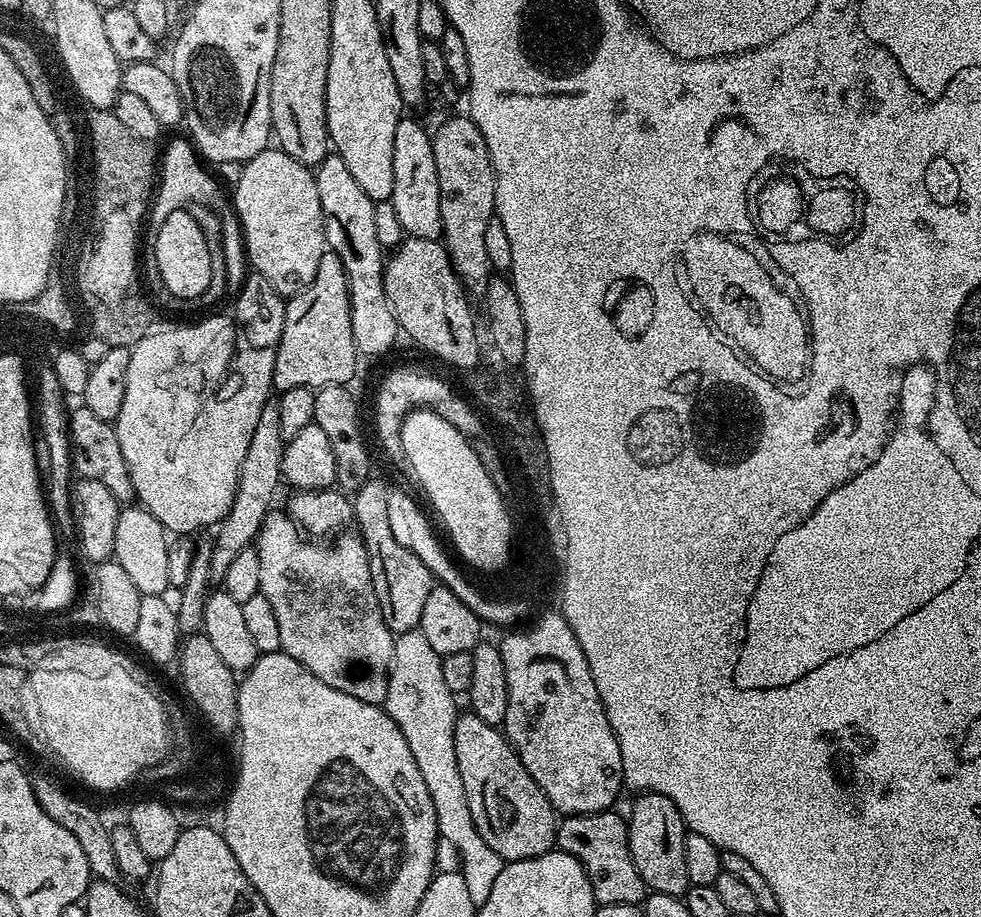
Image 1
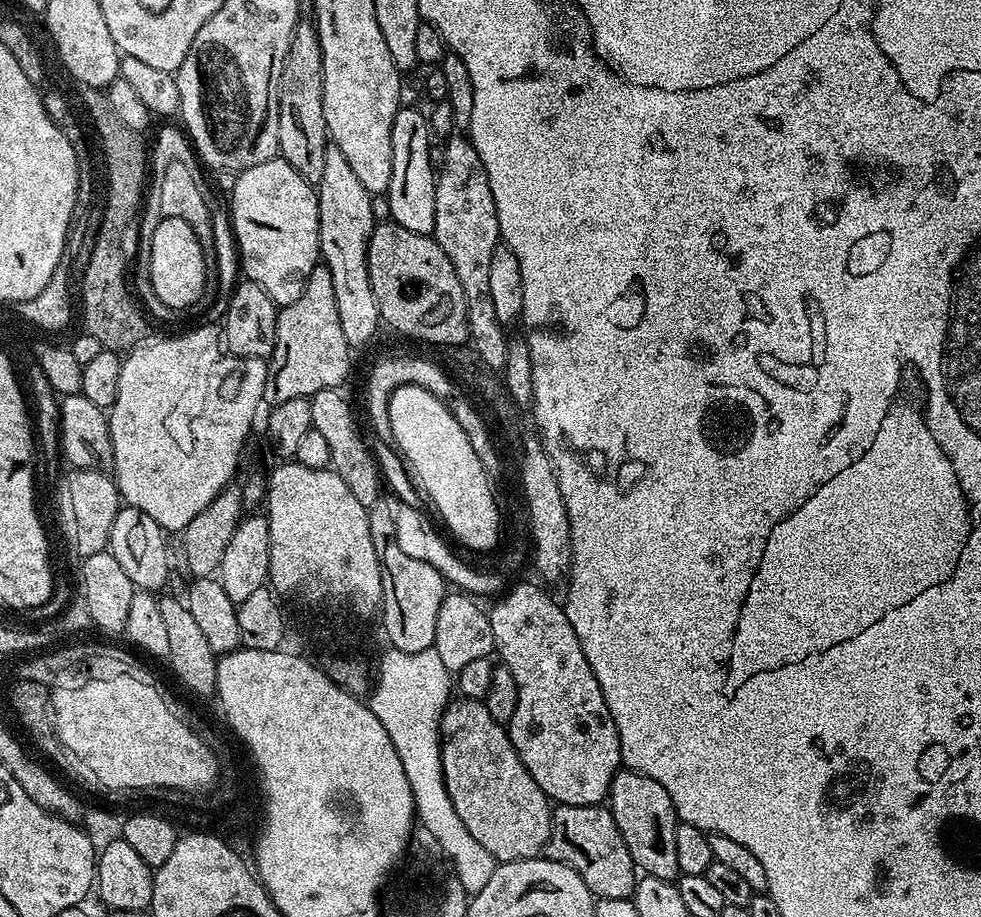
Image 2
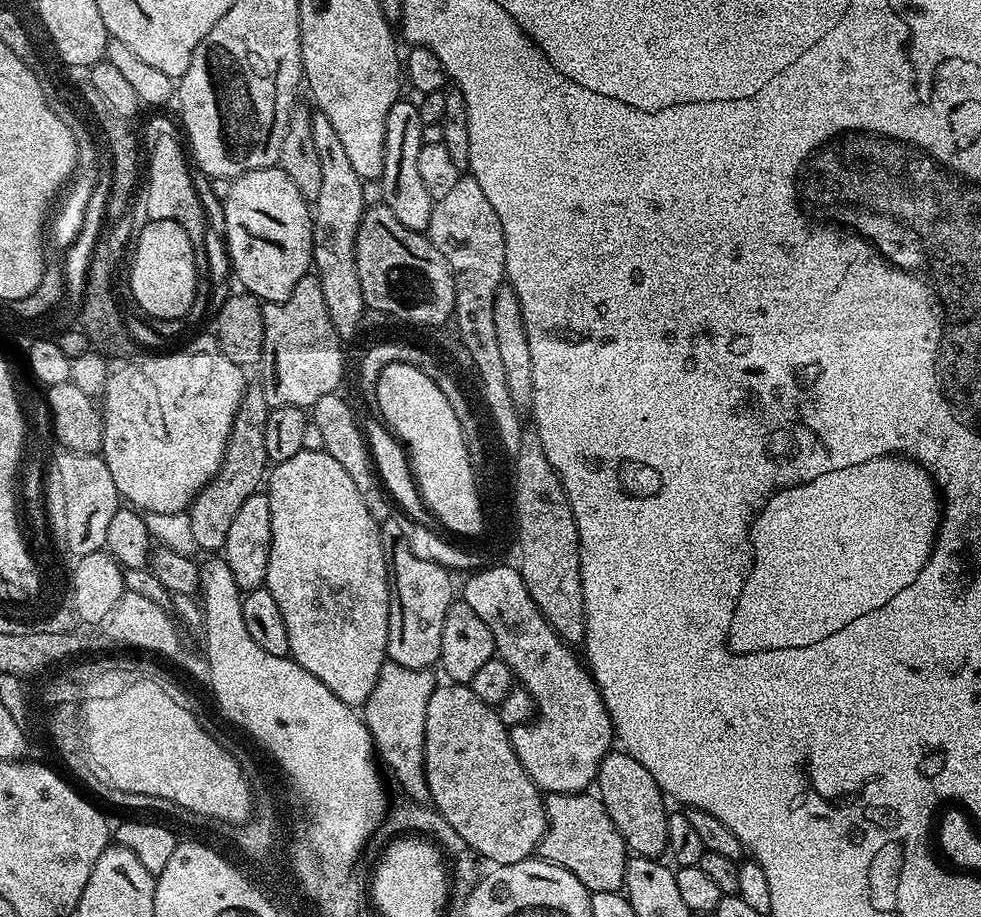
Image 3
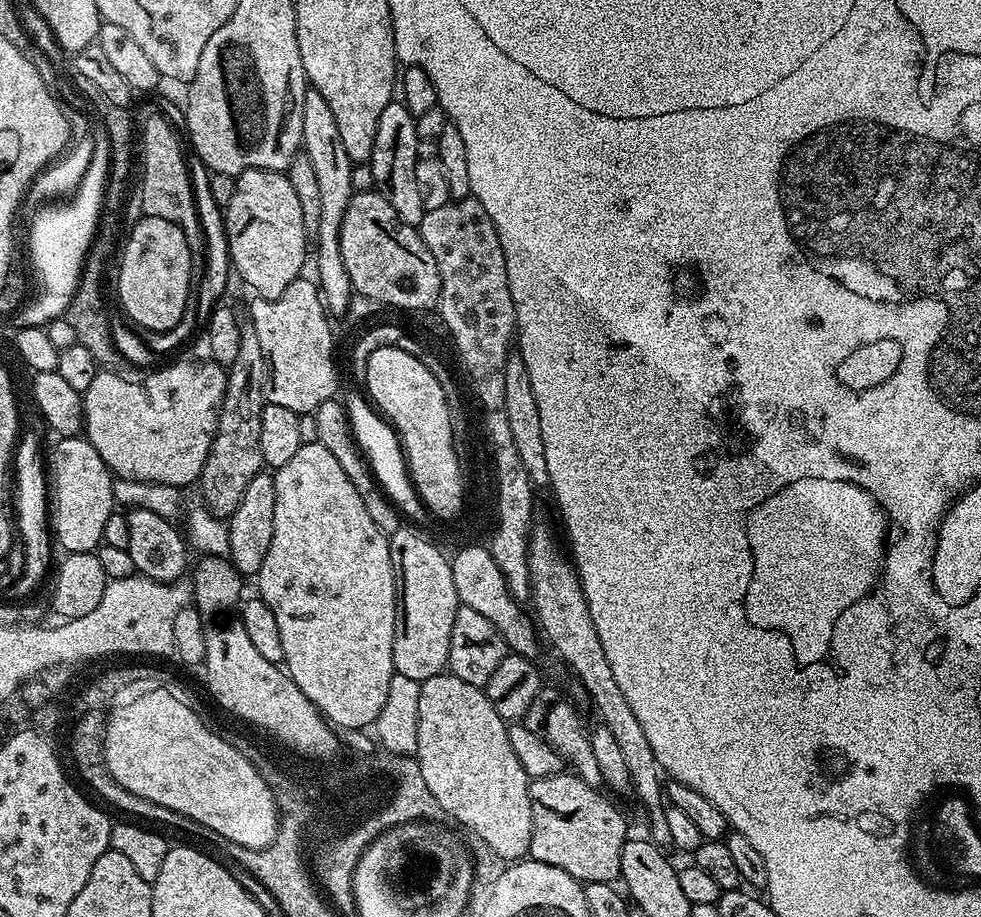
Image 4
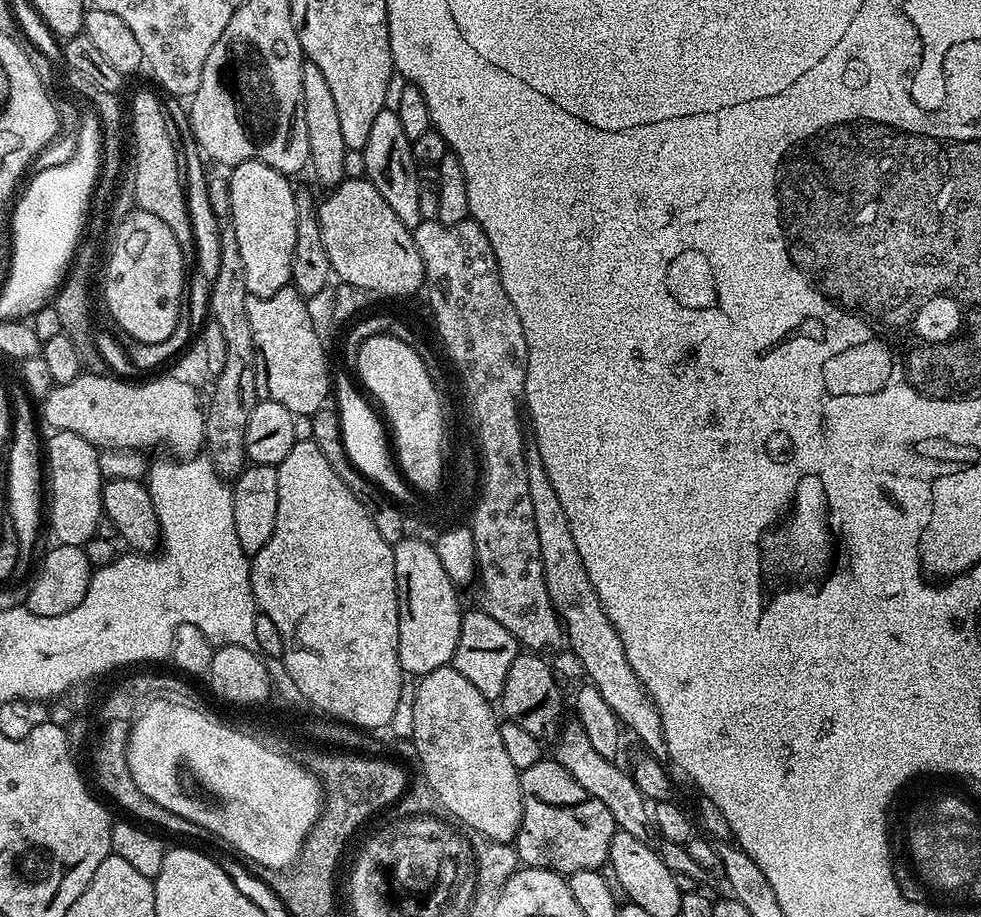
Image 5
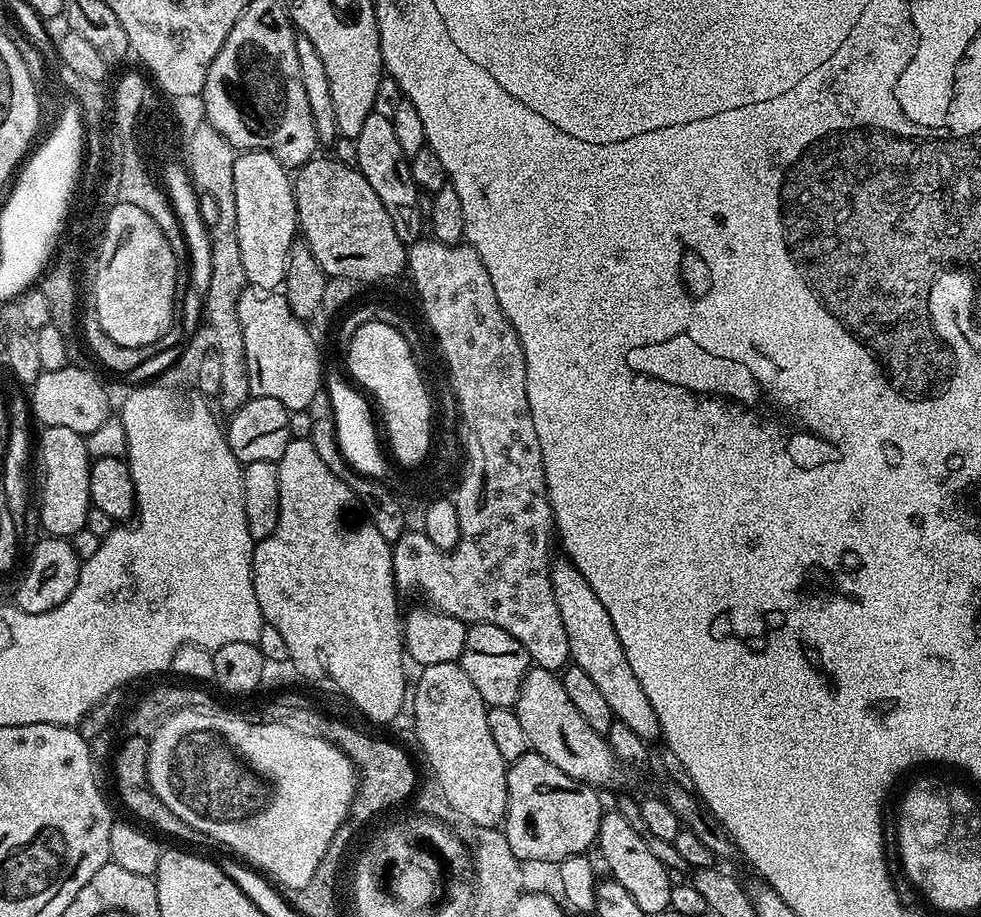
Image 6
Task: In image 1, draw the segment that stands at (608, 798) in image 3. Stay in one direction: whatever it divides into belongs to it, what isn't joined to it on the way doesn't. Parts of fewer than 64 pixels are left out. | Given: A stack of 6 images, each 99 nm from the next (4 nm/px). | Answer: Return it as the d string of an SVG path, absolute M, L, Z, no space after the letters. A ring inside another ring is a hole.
M644 790L637 796L640 797L633 802L632 813L626 816L634 866L638 866L638 874L642 874L645 889L683 897L690 885L686 874L686 829L680 809L660 792Z

